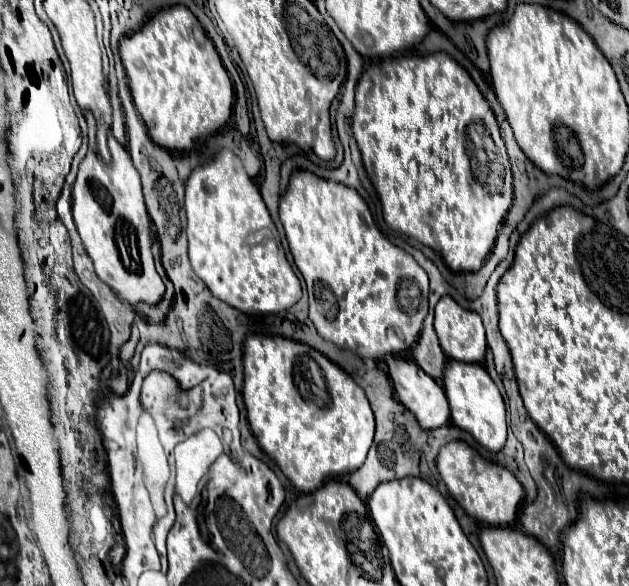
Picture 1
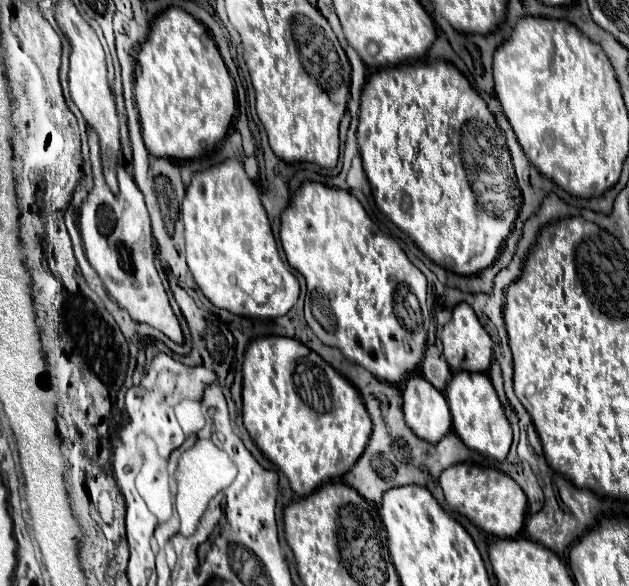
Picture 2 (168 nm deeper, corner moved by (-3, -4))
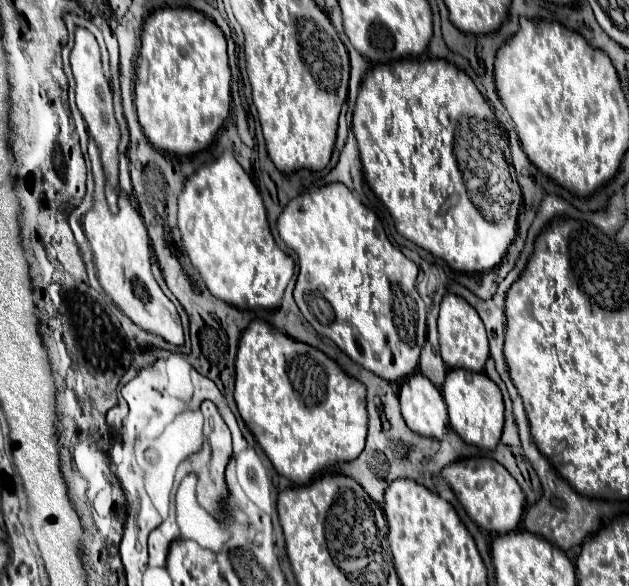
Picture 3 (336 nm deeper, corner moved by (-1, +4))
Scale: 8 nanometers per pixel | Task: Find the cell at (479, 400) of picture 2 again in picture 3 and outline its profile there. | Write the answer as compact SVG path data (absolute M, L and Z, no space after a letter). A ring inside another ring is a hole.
M455 368L455 370L449 370L449 376L445 378L441 394L447 404L451 428L467 444L473 444L473 446L479 446L485 450L493 450L499 444L503 424L505 424L505 416L503 416L505 406L503 406L501 390L497 388L497 384L491 378L487 378L485 374L469 372L465 368Z

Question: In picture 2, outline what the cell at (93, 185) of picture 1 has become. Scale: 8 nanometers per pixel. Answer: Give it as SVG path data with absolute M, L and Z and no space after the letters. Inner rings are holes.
M89 128L89 148L93 164L93 188L89 190L81 210L79 210L79 230L85 246L85 254L93 270L99 274L109 296L131 314L133 320L145 322L161 330L167 338L181 344L183 334L181 326L169 306L163 282L155 268L155 242L151 234L149 212L145 208L145 198L137 188L131 174L125 166L117 168L119 194L113 194L103 178L101 156L99 156L99 138L93 128Z

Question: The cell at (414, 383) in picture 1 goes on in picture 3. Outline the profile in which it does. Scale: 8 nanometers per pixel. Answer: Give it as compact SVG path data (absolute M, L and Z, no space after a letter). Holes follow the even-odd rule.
M421 372L409 376L399 392L401 400L401 414L407 426L421 434L435 440L441 440L447 432L447 406L441 392L425 380Z

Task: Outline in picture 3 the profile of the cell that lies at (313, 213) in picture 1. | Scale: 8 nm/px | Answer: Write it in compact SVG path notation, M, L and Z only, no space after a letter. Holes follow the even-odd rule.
M335 182L293 198L277 228L299 260L293 296L305 320L365 370L389 382L411 376L427 338L427 310L415 288L417 266L387 240L375 212Z

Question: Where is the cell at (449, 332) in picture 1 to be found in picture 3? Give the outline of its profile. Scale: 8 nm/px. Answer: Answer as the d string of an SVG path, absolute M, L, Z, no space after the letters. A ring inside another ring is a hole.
M445 294L439 306L439 350L441 358L449 368L467 368L471 372L483 372L485 360L489 358L489 342L487 342L487 332L477 316L475 308L461 300L461 296L455 294Z

